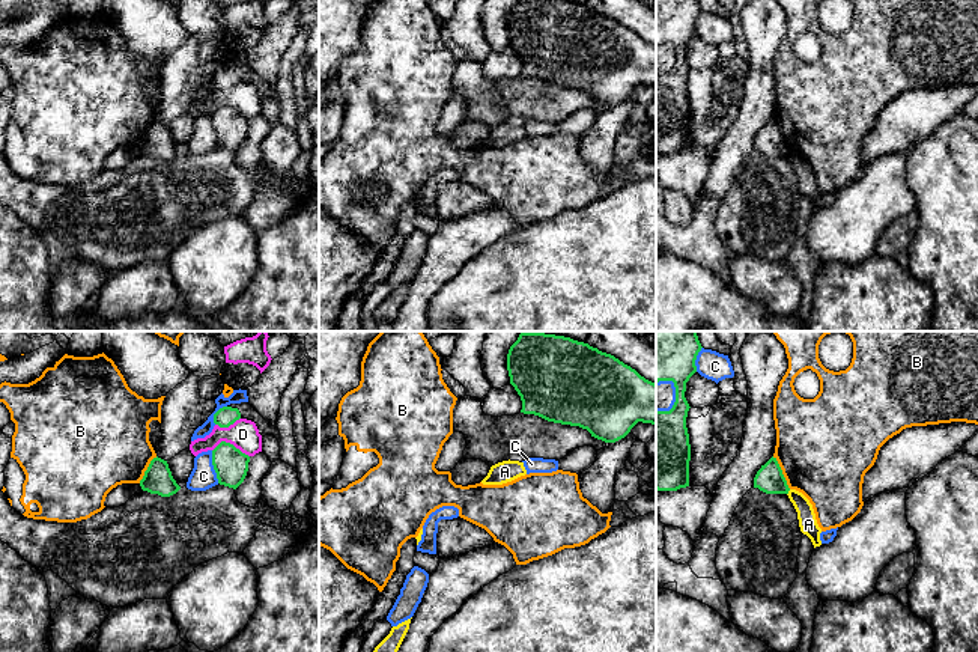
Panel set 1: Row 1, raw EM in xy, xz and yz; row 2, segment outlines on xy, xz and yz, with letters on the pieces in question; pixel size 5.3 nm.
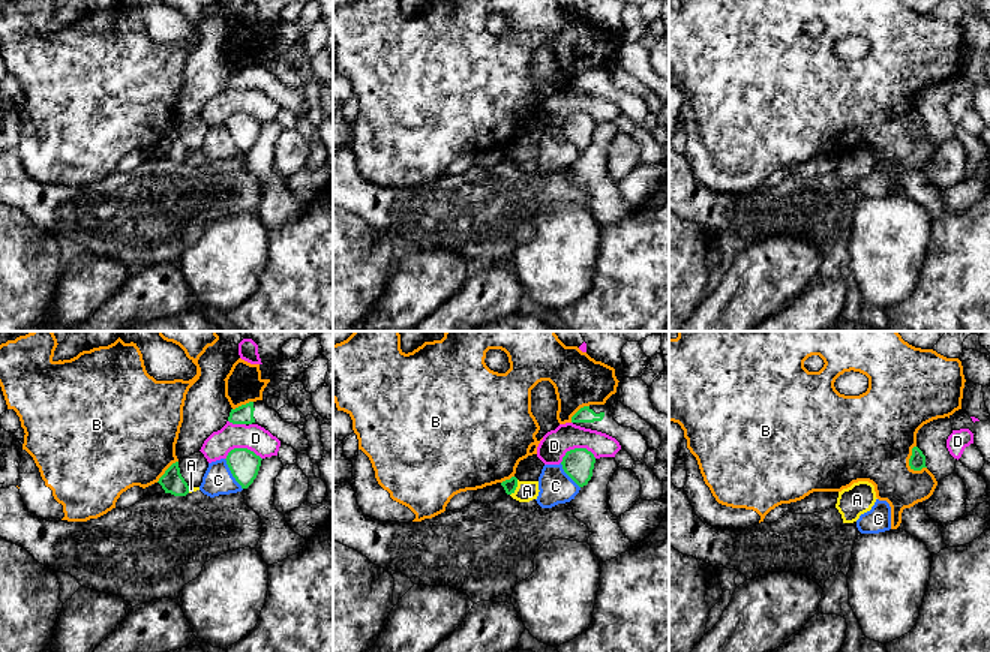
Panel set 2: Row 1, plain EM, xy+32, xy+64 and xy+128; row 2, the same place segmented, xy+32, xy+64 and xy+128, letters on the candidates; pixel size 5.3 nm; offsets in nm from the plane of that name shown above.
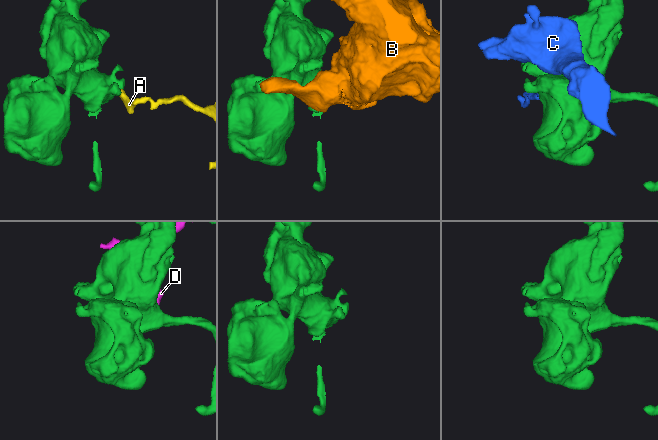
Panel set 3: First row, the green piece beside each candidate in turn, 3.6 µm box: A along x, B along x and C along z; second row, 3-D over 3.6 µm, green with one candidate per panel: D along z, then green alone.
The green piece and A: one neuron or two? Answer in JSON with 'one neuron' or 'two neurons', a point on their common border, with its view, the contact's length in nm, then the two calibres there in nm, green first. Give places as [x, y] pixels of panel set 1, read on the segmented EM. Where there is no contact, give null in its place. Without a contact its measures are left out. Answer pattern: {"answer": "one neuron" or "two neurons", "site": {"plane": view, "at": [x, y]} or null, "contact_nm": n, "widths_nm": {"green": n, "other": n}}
{"answer": "two neurons", "site": {"plane": "yz", "at": [787, 493]}, "contact_nm": 40, "widths_nm": {"green": 150, "other": 100}}

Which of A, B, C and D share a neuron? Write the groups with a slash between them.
A / B / C / D

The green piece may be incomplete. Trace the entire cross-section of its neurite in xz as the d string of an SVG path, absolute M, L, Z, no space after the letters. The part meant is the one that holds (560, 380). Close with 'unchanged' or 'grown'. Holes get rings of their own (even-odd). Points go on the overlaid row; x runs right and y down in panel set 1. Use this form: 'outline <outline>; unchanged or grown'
outline M521 333L509 349L507 370L524 414L579 426L605 443L624 438L638 422L656 425L656 384L588 343L555 334Z; unchanged

